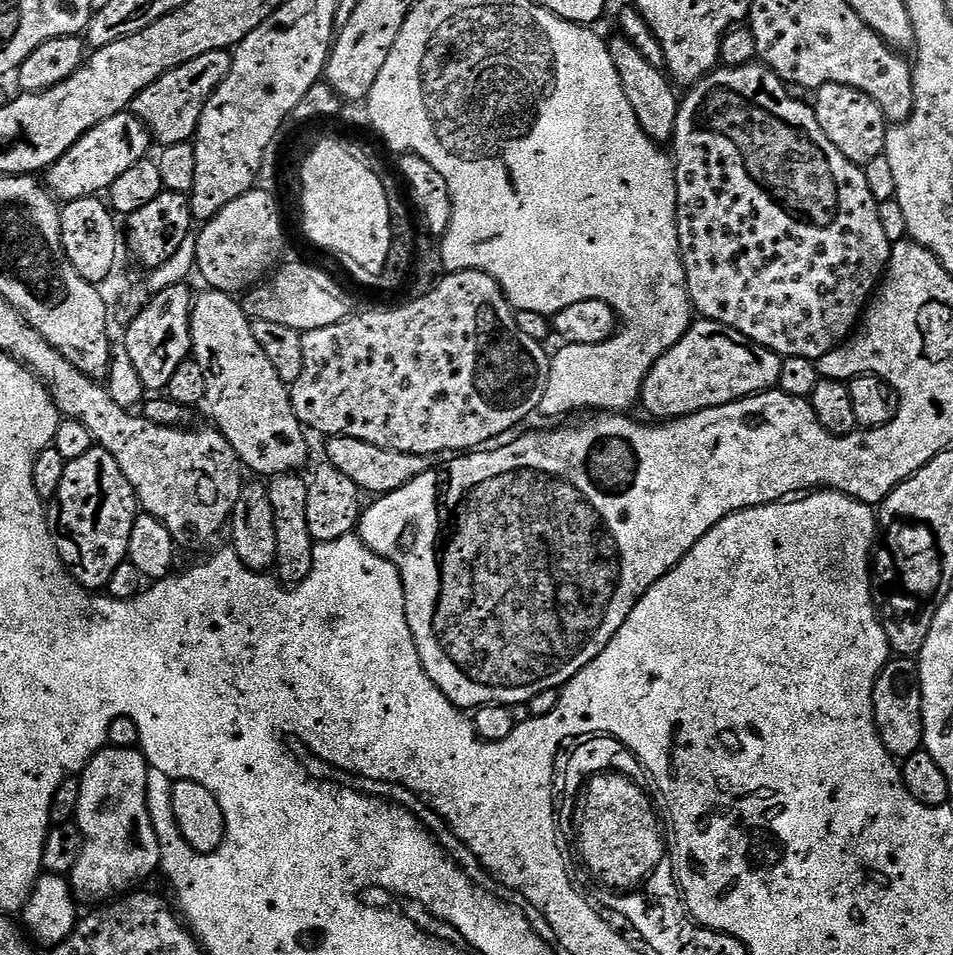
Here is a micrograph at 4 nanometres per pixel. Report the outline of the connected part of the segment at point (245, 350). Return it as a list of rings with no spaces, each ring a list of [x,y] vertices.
[[[213,290],[195,297],[191,355],[206,370],[204,404],[212,411],[211,423],[228,439],[241,465],[261,472],[264,478],[300,470],[308,460],[306,429],[292,409],[289,385],[278,378],[270,358],[262,354],[239,299]]]

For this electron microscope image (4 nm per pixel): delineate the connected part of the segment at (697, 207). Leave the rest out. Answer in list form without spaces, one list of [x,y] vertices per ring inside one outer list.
[[[759,62],[743,64],[737,68],[717,67],[704,79],[691,85],[680,102],[678,122],[670,141],[670,152],[674,157],[676,174],[676,225],[680,257],[686,274],[686,286],[692,299],[692,307],[705,320],[717,320],[750,338],[754,343],[777,352],[781,358],[797,356],[821,360],[830,350],[844,343],[852,335],[867,309],[878,285],[881,283],[888,259],[894,246],[882,231],[882,221],[878,218],[878,201],[866,186],[863,167],[851,164],[848,159],[822,134],[818,126],[815,107],[803,104],[796,96],[791,96],[789,85],[778,78],[769,68]]]

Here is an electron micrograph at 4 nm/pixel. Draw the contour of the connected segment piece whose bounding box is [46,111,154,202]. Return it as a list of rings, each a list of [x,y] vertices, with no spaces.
[[[131,111],[119,112],[94,126],[62,158],[58,158],[46,170],[46,187],[57,201],[67,202],[81,200],[87,196],[99,197],[107,193],[108,187],[119,178],[125,170],[130,170],[134,162],[149,155],[148,147],[154,141],[148,127]]]

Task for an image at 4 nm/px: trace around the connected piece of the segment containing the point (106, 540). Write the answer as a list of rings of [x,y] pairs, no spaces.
[[[93,446],[82,458],[65,463],[62,483],[56,499],[51,501],[47,518],[60,561],[81,588],[107,589],[110,574],[128,559],[130,530],[134,530],[137,515],[136,491],[126,482],[118,462],[114,462],[114,454]]]

